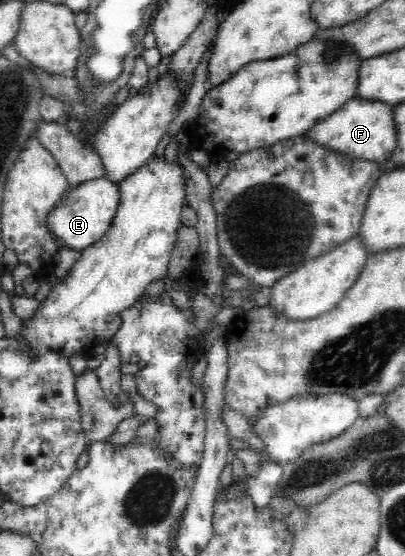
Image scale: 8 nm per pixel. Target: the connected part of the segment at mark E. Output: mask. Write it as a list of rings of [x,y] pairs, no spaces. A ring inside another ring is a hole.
[[[107,177],[89,179],[76,189],[64,192],[62,199],[46,216],[48,230],[51,235],[61,238],[69,248],[75,251],[85,250],[107,234],[119,203],[119,182],[112,182]]]

